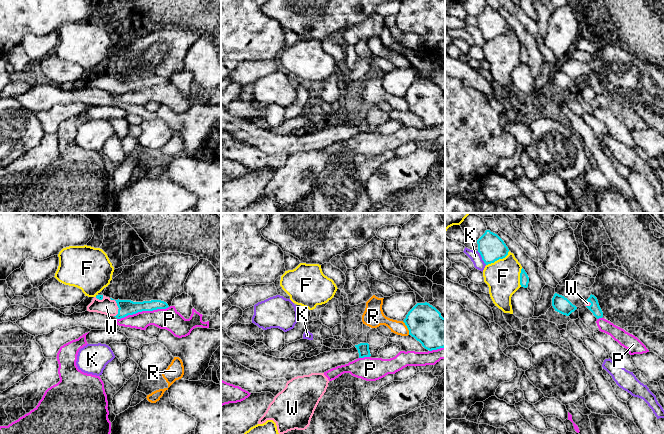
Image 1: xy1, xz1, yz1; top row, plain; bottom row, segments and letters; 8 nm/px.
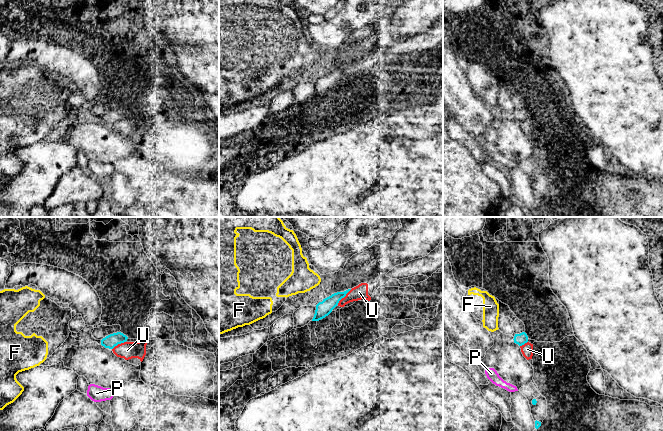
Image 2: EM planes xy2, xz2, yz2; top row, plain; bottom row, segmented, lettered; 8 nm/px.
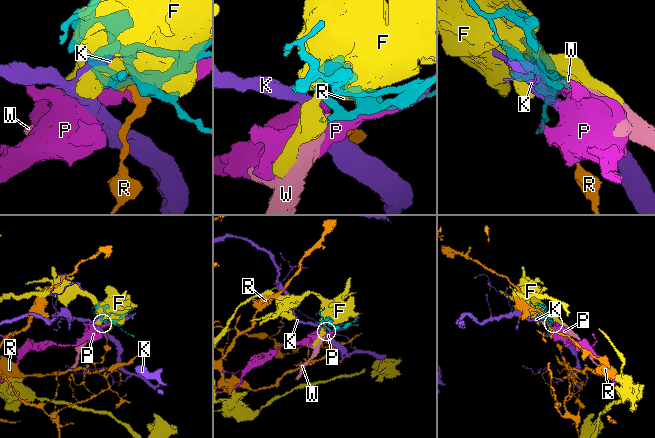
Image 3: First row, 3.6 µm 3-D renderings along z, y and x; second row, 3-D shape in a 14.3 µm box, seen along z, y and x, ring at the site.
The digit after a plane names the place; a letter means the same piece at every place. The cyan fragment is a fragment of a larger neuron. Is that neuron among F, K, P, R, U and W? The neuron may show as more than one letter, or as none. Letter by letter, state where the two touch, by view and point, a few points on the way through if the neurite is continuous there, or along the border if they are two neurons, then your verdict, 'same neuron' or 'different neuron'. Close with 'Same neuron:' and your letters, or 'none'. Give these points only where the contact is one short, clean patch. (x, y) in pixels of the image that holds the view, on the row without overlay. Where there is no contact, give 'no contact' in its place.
F: yz1 (498, 35) | different neuron
K: yz1 (482, 34) | along yz1 (477, 27), (486, 40) | different neuron
P: xy1 (142, 86) | different neuron
R: xz1 (407, 103) | along xz1 (402, 97), (409, 110) | different neuron
U: xz2 (343, 73) | different neuron
W: xy1 (117, 81) | across xy1 (126, 83), (117, 81), (106, 82) | same neuron
Same neuron: W

